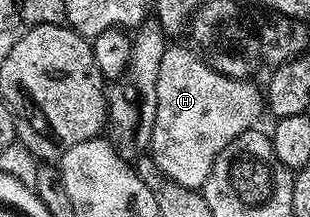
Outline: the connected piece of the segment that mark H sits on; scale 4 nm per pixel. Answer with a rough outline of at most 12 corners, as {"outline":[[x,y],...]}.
{"outline":[[171,43],[149,155],[201,189],[264,112],[249,79]]}

